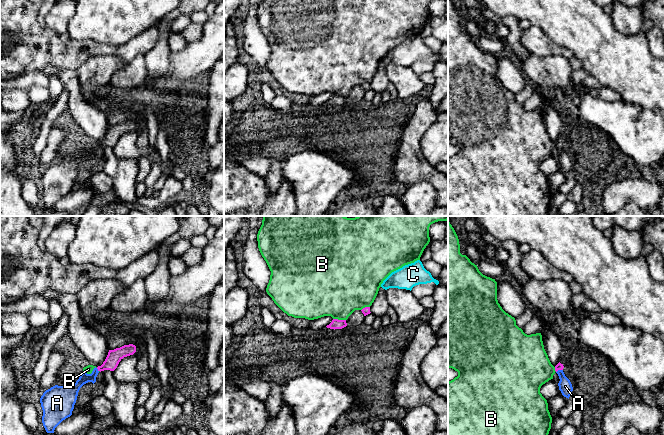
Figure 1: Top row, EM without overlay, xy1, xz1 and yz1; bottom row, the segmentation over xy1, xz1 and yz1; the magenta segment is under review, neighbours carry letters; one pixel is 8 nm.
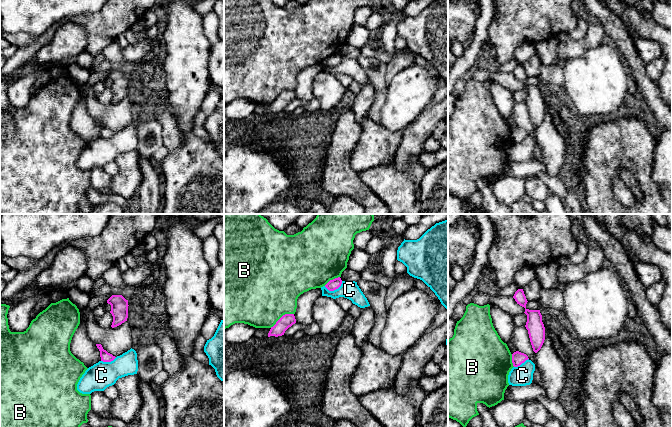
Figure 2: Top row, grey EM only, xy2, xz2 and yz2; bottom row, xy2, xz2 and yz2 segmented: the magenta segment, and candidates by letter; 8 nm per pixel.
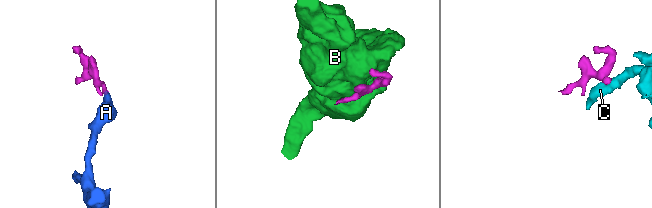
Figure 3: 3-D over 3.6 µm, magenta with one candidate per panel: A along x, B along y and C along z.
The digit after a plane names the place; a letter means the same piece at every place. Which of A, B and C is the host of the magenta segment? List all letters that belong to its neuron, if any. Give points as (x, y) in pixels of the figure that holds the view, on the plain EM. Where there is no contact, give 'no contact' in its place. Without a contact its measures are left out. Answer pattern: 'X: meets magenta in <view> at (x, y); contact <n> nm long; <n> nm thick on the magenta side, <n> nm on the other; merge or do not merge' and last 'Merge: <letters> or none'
A: meets magenta in xy1 at (98, 146); contact 40 nm long; 120 nm thick on the magenta side, 90 nm on the other; merge
B: meets magenta in xz2 at (281, 93); contact 220 nm long; 110 nm thick on the magenta side, 500 nm on the other; do not merge
C: meets magenta in xz2 at (334, 65); contact 160 nm long; 90 nm thick on the magenta side, 140 nm on the other; do not merge
Merge: A

